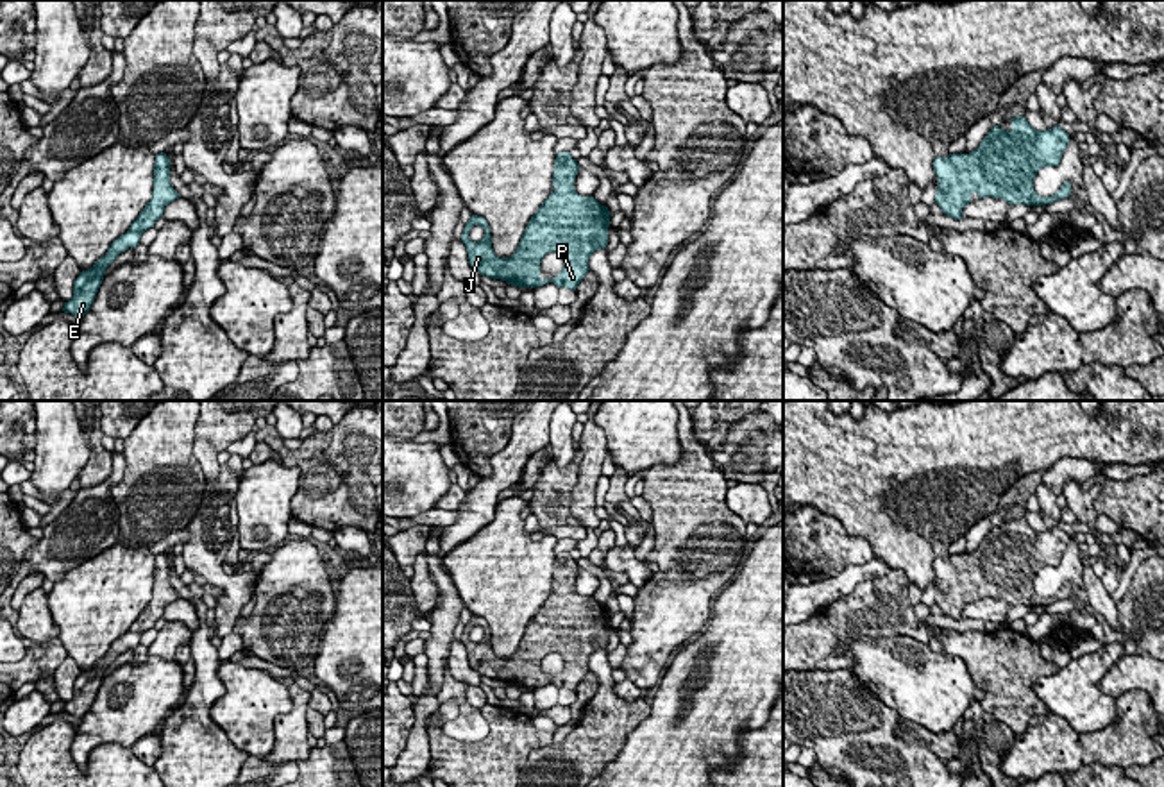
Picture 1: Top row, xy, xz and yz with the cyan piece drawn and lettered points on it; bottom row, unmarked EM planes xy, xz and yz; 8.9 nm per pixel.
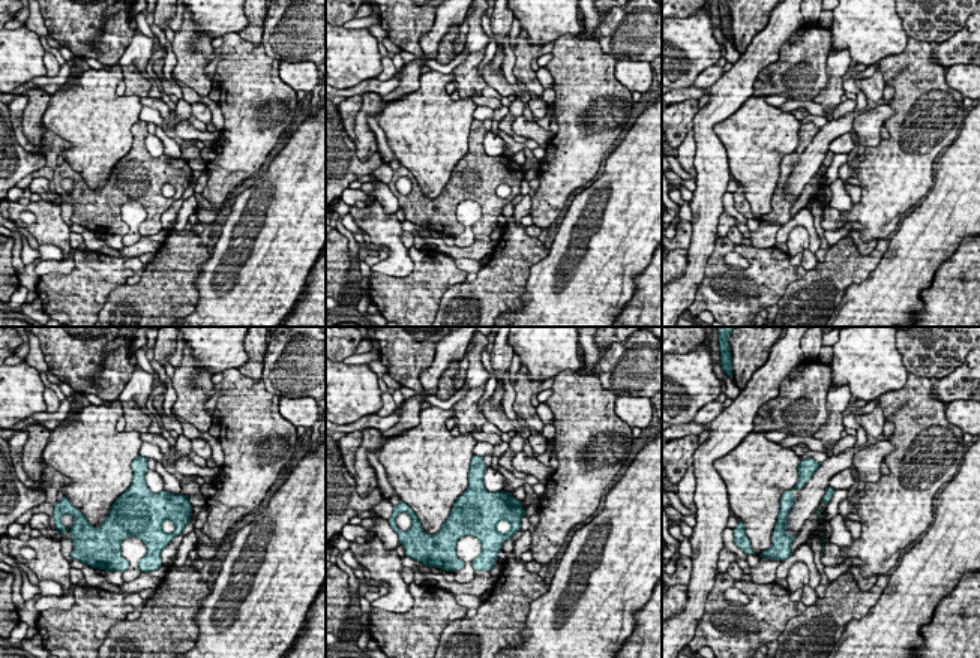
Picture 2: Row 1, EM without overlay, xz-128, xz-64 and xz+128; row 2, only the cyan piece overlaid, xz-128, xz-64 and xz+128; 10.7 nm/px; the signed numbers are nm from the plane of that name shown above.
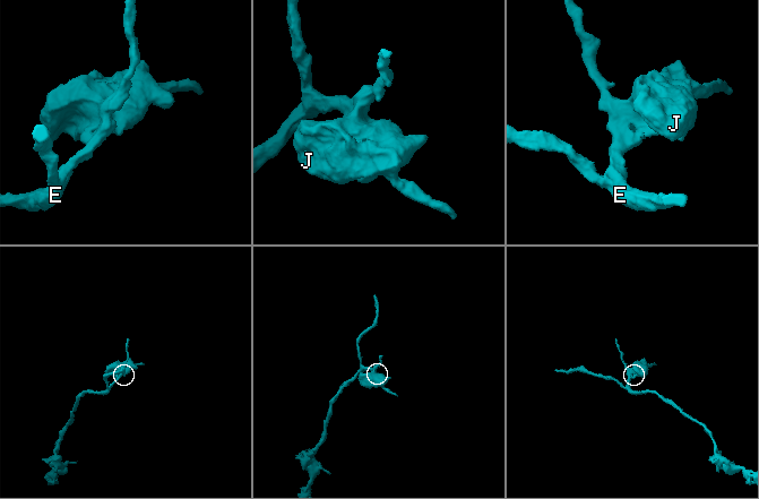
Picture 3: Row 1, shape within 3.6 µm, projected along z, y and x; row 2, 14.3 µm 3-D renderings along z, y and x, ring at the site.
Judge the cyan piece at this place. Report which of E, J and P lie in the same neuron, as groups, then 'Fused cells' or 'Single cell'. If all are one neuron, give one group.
Groups: E J P. Single cell

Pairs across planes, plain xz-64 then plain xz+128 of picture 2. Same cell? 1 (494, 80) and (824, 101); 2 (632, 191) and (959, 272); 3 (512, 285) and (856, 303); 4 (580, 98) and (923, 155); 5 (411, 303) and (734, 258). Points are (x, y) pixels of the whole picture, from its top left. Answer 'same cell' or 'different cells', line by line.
1: same cell
2: different cells
3: different cells
4: same cell
5: different cells

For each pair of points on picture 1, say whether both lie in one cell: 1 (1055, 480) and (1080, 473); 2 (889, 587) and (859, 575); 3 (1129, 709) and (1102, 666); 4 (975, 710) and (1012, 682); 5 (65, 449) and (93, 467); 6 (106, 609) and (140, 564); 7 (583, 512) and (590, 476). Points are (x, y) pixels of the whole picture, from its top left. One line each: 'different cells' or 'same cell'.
1: same cell
2: different cells
3: different cells
4: different cells
5: different cells
6: same cell
7: same cell

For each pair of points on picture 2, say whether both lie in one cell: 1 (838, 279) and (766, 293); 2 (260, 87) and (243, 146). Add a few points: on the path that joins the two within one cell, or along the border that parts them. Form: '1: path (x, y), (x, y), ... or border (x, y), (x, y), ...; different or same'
1: border (806, 272), (788, 285), (776, 311); different
2: path (248, 102), (248, 131); same

